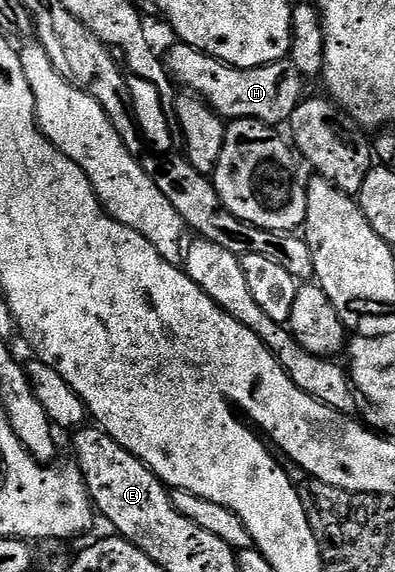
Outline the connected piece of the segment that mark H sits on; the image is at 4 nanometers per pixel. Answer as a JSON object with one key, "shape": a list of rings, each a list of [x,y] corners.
{"shape":[[[175,42],[164,57],[171,78],[193,95],[207,101],[225,120],[257,119],[271,125],[287,124],[294,109],[305,98],[306,80],[290,59],[264,67],[242,70],[194,49],[187,43]]]}

